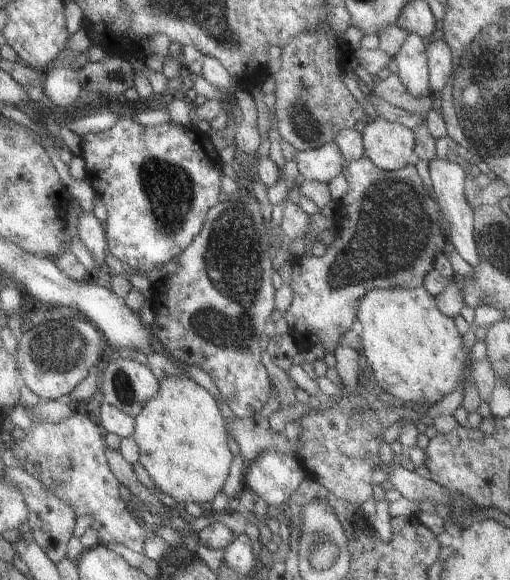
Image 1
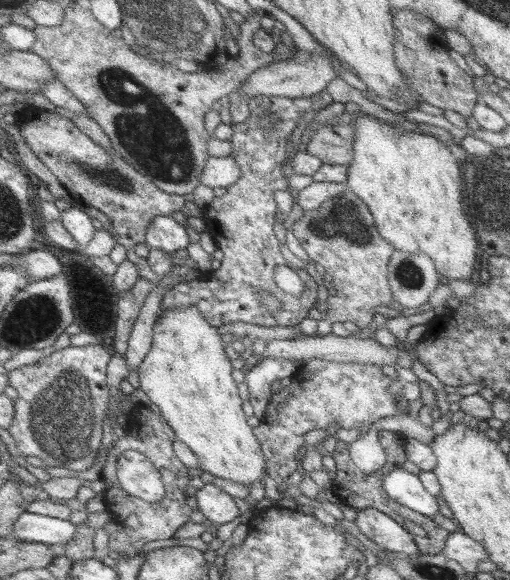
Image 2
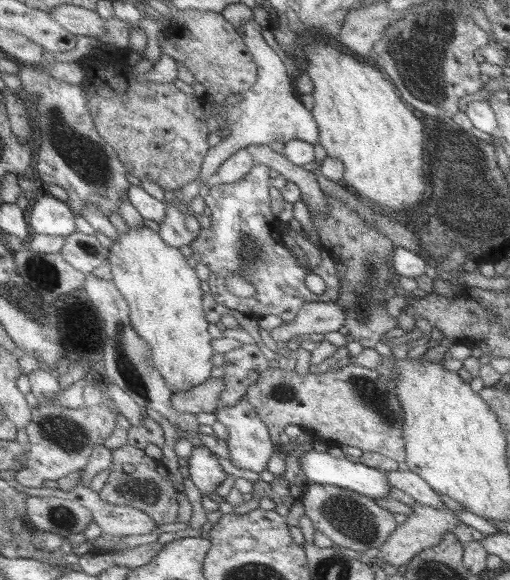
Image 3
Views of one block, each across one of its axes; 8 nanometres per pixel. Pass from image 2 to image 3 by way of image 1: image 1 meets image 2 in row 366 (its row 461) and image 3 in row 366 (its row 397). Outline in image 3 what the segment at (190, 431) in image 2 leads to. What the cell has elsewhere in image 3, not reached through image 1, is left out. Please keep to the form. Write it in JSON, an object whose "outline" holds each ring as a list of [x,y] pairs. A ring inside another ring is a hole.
{"outline":[[[149,226],[128,227],[128,232],[118,235],[108,258],[112,281],[129,303],[133,326],[151,347],[153,367],[165,377],[174,393],[209,381],[215,348],[209,334],[209,320],[203,312],[203,290],[195,268],[180,249],[169,246]]]}

